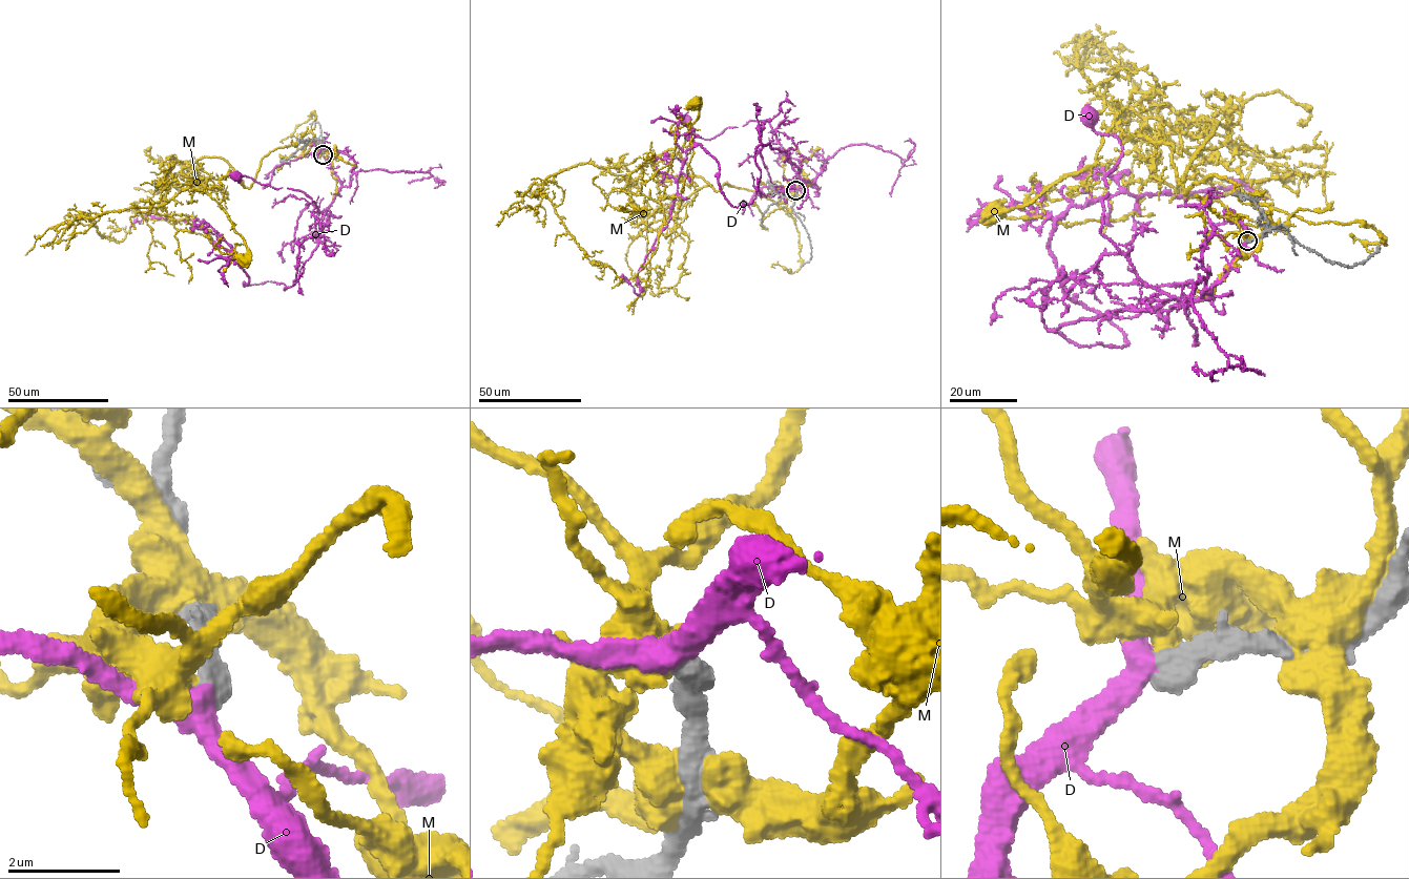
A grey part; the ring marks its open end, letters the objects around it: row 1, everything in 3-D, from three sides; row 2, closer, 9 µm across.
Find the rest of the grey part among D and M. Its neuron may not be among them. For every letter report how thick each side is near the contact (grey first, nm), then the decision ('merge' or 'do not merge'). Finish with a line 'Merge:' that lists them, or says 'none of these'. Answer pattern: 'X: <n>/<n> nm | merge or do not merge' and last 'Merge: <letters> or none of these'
D: 500/400 nm | merge
M: 500/400 nm | do not merge
Merge: D

